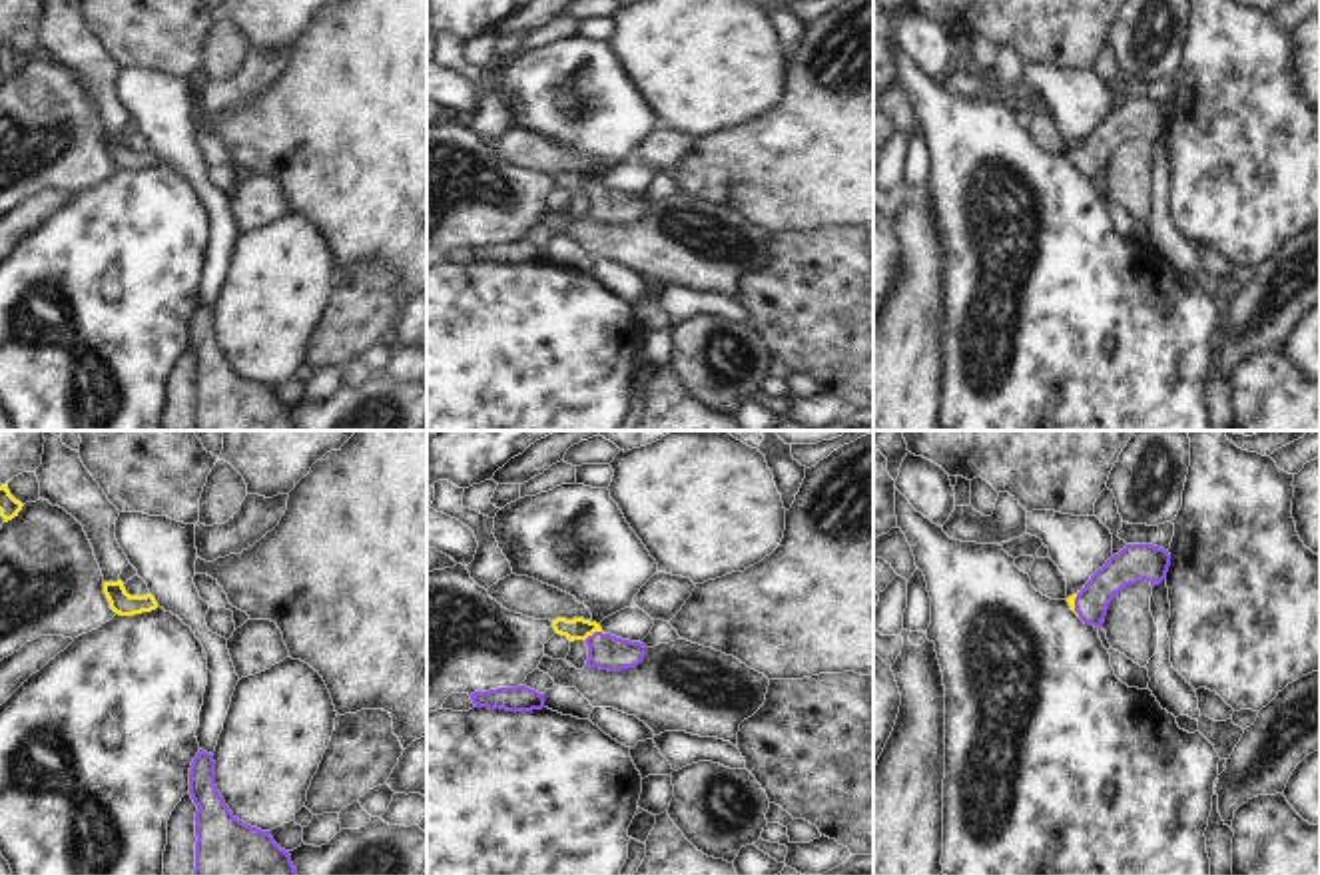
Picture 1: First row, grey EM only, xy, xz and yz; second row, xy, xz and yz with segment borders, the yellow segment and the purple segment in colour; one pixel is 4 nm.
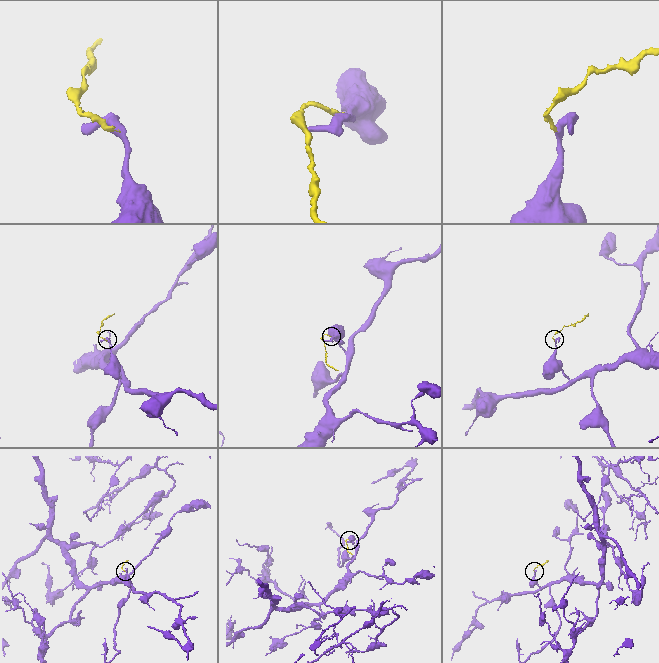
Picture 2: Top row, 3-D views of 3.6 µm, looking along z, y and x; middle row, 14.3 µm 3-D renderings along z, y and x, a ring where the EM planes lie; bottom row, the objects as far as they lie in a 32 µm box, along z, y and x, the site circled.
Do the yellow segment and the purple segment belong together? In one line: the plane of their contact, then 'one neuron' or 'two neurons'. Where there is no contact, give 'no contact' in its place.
xz | one neuron

